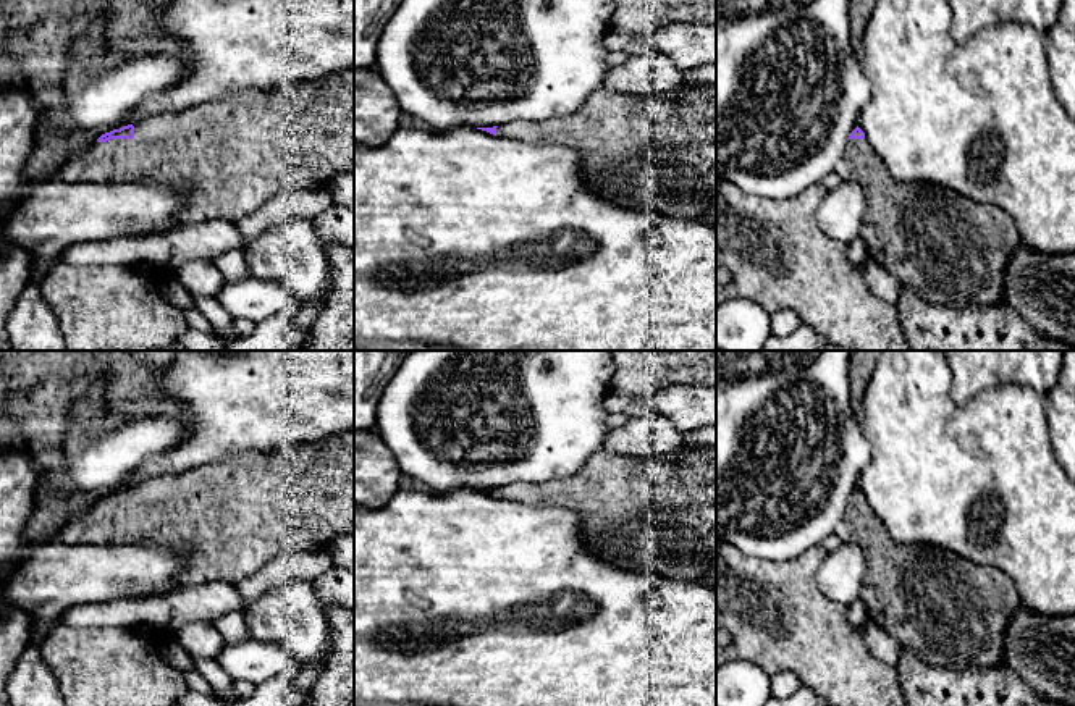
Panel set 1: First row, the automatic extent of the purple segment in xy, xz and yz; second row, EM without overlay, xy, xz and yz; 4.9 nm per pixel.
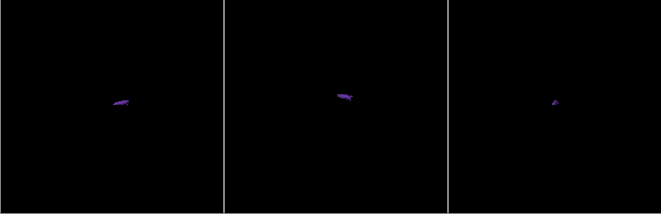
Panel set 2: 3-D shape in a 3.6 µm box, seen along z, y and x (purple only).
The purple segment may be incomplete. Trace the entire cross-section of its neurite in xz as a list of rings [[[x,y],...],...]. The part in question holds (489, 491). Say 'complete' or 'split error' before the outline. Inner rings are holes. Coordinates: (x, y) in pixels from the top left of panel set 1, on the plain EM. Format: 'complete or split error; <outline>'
split error; [[[684,446],[655,457],[600,451],[572,477],[477,491],[575,511],[585,544],[601,561],[716,588],[716,446]]]

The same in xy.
split error; [[[354,431],[272,452],[239,452],[179,475],[162,475],[102,496],[71,517],[58,538],[78,546],[192,544],[197,554],[181,575],[183,586],[213,580],[239,583],[281,553],[318,551],[338,535],[354,535]]]

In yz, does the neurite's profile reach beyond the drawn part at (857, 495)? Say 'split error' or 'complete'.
split error

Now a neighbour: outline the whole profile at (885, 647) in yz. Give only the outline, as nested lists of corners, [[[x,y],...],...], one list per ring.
[[[868,619],[862,627],[865,645],[870,653],[889,667],[897,667],[904,646],[886,628]]]

